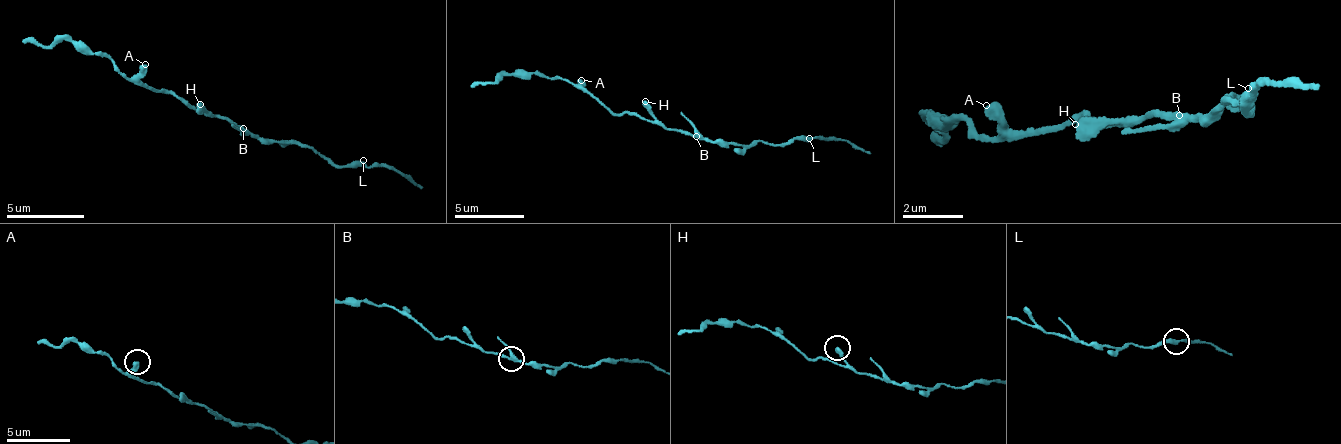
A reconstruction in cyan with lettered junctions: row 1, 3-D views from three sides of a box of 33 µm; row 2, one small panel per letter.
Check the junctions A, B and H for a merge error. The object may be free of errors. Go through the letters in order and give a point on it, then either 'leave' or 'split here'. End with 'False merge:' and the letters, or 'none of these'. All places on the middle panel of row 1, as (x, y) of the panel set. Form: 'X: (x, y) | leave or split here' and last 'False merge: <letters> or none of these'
A: (581, 80) | leave
B: (696, 136) | leave
H: (645, 101) | leave
False merge: none of these

